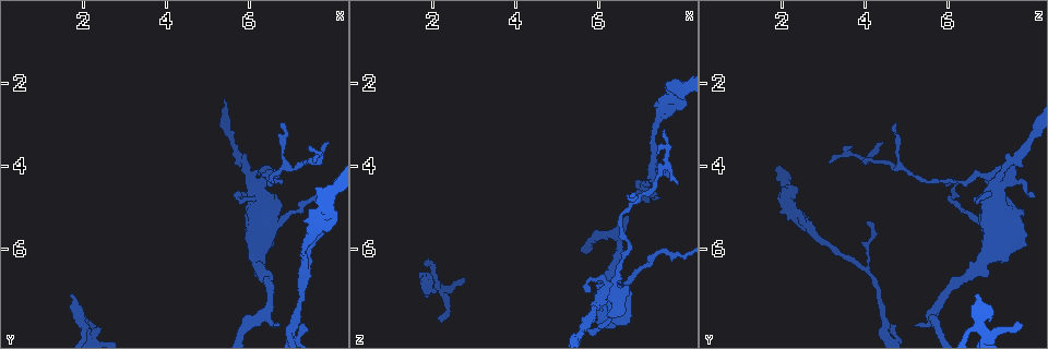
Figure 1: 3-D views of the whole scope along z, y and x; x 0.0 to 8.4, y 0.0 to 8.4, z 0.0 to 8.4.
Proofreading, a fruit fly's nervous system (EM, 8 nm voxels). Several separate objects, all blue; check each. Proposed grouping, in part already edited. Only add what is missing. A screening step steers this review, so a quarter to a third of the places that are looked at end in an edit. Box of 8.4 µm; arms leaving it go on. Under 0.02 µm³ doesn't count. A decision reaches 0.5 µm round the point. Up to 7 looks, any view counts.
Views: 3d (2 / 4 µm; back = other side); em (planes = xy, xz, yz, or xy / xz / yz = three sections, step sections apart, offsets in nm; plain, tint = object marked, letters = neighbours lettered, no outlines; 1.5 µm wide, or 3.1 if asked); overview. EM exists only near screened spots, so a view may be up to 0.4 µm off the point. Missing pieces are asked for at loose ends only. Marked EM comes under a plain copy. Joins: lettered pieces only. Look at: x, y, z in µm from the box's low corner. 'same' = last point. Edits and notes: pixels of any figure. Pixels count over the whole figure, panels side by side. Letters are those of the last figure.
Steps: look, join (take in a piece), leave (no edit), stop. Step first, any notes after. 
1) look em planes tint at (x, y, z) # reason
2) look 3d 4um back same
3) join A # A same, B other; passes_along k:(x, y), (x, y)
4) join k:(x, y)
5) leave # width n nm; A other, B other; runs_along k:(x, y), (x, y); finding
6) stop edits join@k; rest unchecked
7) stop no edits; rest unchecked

look em xz step 8 letters at (6.75, 7.90, 5.20) # branch stops here

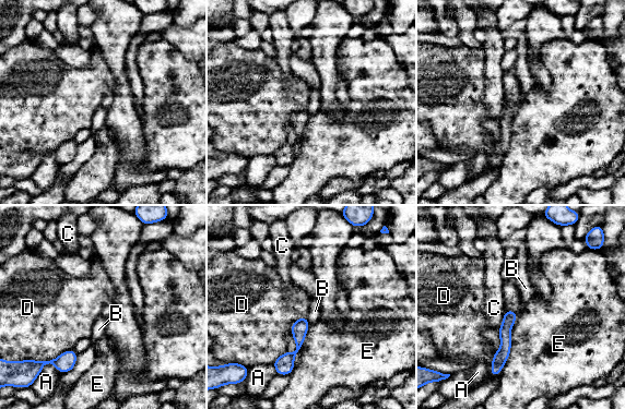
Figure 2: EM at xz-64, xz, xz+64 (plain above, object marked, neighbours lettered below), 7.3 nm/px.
look em planes letters same # cut it another way

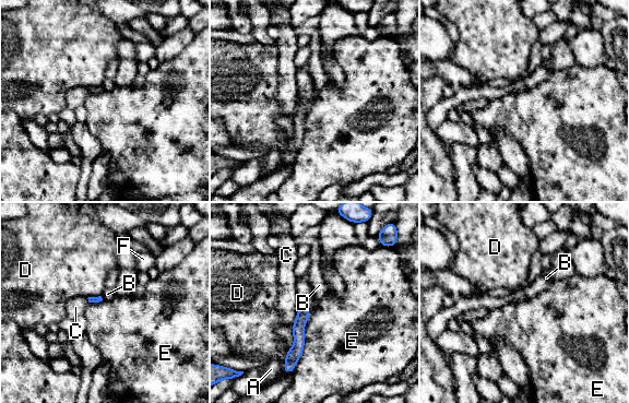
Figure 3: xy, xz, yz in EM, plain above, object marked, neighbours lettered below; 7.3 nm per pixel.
leave # A other, B other, C other, D other, E other, F other; runs_along 3:(306, 310), (289, 367); no lettered piece goes on from it

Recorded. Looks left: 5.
look em planes letters at (7.45, 5.40, 4.15) # free end

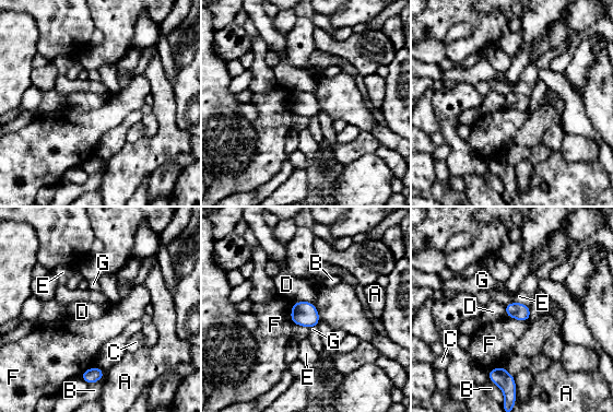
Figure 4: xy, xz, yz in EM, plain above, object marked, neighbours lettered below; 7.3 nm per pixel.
leave # A other, B other, C other, D other, E other, F other, G other; border 4:(506, 315), (520, 320), (529, 319); no lettered piece goes on from it

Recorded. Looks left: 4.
look 3d 4um back at (2.20, 7.80, 7.70) # thin end

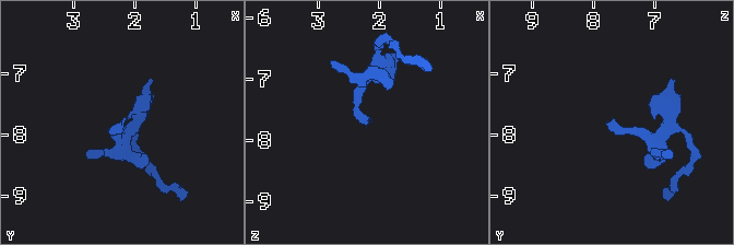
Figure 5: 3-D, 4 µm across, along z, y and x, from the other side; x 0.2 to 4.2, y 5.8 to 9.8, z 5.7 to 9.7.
look em yz step 8 letters at (2.15, 7.80, 7.75)

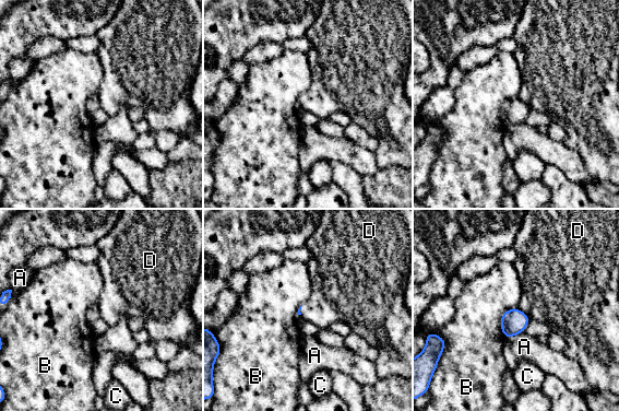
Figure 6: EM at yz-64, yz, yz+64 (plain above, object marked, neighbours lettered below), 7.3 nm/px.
join D # A other, B other, C other, D same; it goes on there

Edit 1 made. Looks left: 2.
stop edits join@6; rest unchecked

